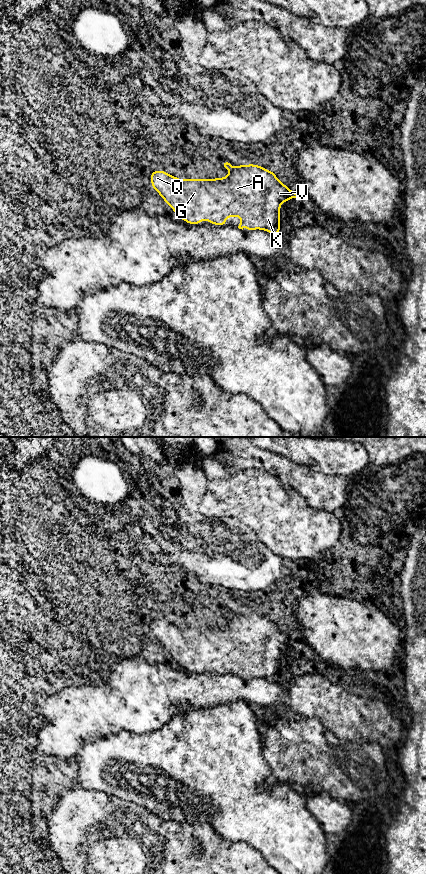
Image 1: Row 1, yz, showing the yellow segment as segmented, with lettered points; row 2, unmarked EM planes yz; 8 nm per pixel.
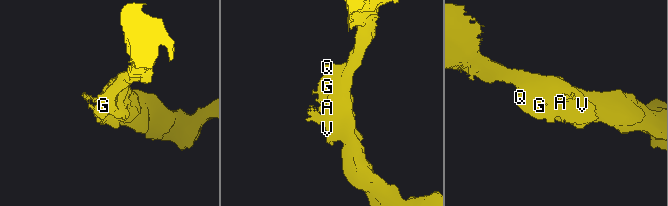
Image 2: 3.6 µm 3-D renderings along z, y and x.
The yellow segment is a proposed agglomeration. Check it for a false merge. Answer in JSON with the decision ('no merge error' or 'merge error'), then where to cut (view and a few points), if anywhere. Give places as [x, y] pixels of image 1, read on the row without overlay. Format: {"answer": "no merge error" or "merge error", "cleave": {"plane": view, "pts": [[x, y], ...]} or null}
{"answer": "no merge error", "cleave": null}

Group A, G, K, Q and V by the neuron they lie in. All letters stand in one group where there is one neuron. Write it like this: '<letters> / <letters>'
A G K Q V

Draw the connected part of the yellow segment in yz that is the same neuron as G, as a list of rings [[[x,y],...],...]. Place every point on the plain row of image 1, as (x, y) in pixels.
[[[255,612],[235,614],[225,626],[181,628],[162,618],[150,623],[152,636],[175,659],[175,663],[191,673],[208,668],[210,672],[226,674],[226,664],[240,664],[239,677],[246,679],[261,677],[270,682],[280,681],[280,653],[290,646],[304,646],[306,641],[298,642],[281,631],[275,620]]]

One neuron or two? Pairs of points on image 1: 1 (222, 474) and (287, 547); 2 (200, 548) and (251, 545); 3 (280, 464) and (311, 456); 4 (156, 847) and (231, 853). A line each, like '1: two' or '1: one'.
1: one
2: one
3: two
4: one

